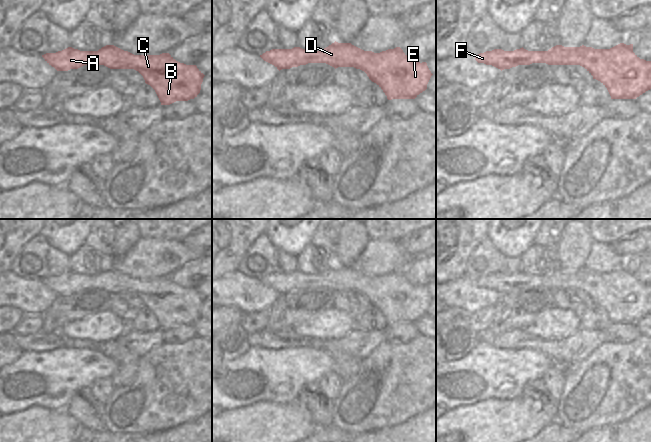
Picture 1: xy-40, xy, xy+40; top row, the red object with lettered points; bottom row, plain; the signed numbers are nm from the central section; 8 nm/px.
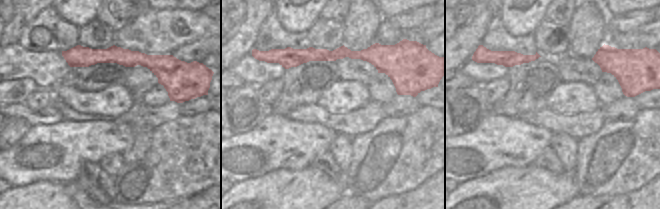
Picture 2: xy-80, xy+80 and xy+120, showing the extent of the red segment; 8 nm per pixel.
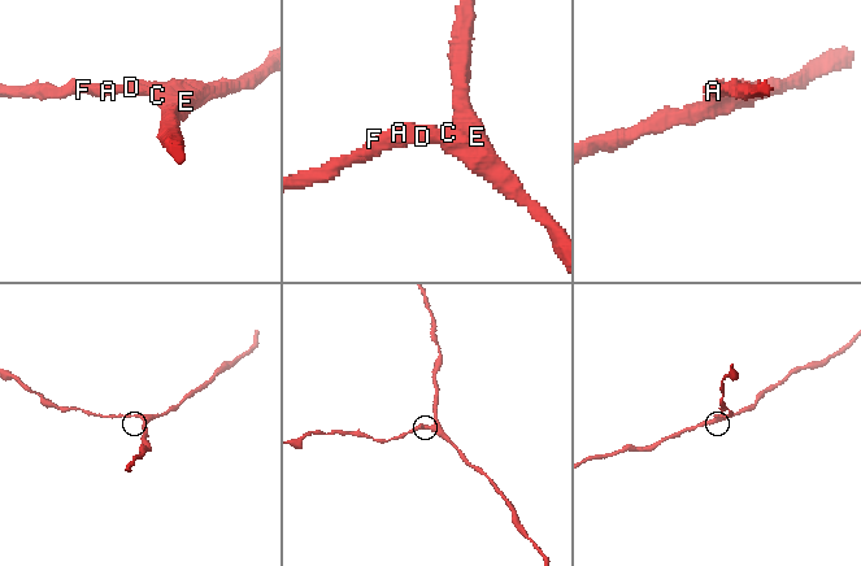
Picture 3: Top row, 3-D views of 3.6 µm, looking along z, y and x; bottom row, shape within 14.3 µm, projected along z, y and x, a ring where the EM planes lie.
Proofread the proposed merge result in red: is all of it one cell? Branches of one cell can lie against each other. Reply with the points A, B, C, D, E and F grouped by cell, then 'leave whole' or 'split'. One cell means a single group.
A B C D E F; leave whole

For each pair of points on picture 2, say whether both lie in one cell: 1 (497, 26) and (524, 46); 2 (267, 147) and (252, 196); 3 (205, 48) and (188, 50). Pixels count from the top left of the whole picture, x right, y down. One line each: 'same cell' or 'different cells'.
1: same cell
2: different cells
3: same cell

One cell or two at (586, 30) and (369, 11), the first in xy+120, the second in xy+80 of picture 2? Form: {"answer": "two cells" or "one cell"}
{"answer": "one cell"}

